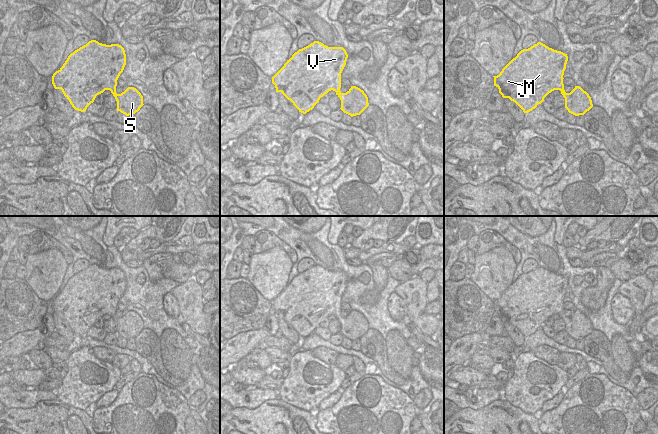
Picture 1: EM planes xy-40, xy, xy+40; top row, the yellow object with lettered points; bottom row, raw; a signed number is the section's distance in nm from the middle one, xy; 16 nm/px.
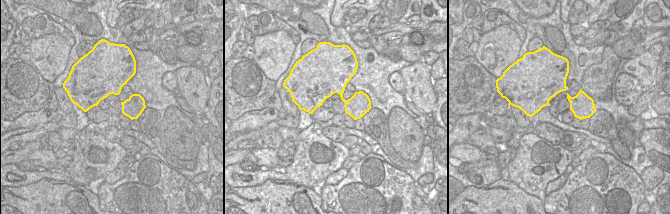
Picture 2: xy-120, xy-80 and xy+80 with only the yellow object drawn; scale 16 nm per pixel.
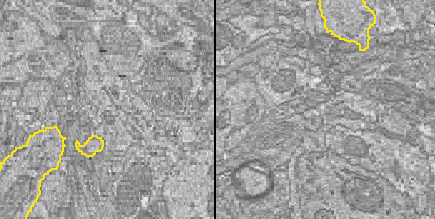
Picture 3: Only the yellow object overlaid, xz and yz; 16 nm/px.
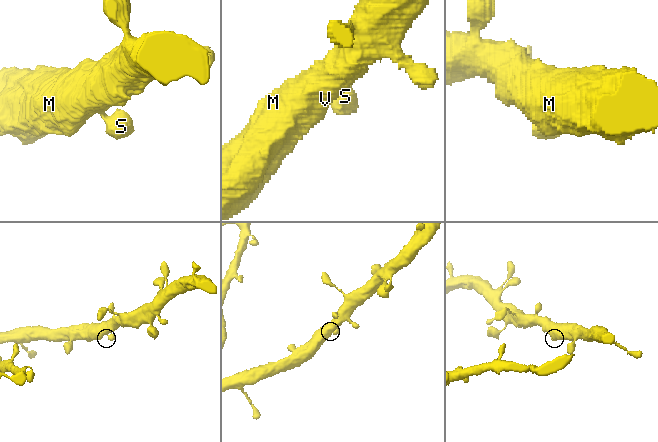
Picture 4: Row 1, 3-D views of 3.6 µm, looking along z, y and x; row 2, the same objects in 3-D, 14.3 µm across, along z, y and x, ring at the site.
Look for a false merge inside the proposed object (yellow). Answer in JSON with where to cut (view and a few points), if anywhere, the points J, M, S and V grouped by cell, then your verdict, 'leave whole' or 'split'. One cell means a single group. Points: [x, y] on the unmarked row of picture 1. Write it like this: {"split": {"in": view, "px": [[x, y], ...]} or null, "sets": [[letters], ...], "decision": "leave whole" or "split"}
{"split": null, "sets": [["J", "M", "S", "V"]], "decision": "leave whole"}

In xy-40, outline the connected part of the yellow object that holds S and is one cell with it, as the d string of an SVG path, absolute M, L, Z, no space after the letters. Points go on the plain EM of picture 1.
M96 264L89 265L71 277L63 290L52 300L55 313L61 313L75 334L84 336L97 319L110 314L117 325L117 335L126 340L135 338L143 328L143 320L134 311L128 311L121 318L116 317L117 304L126 289L124 272L119 268L106 269Z

